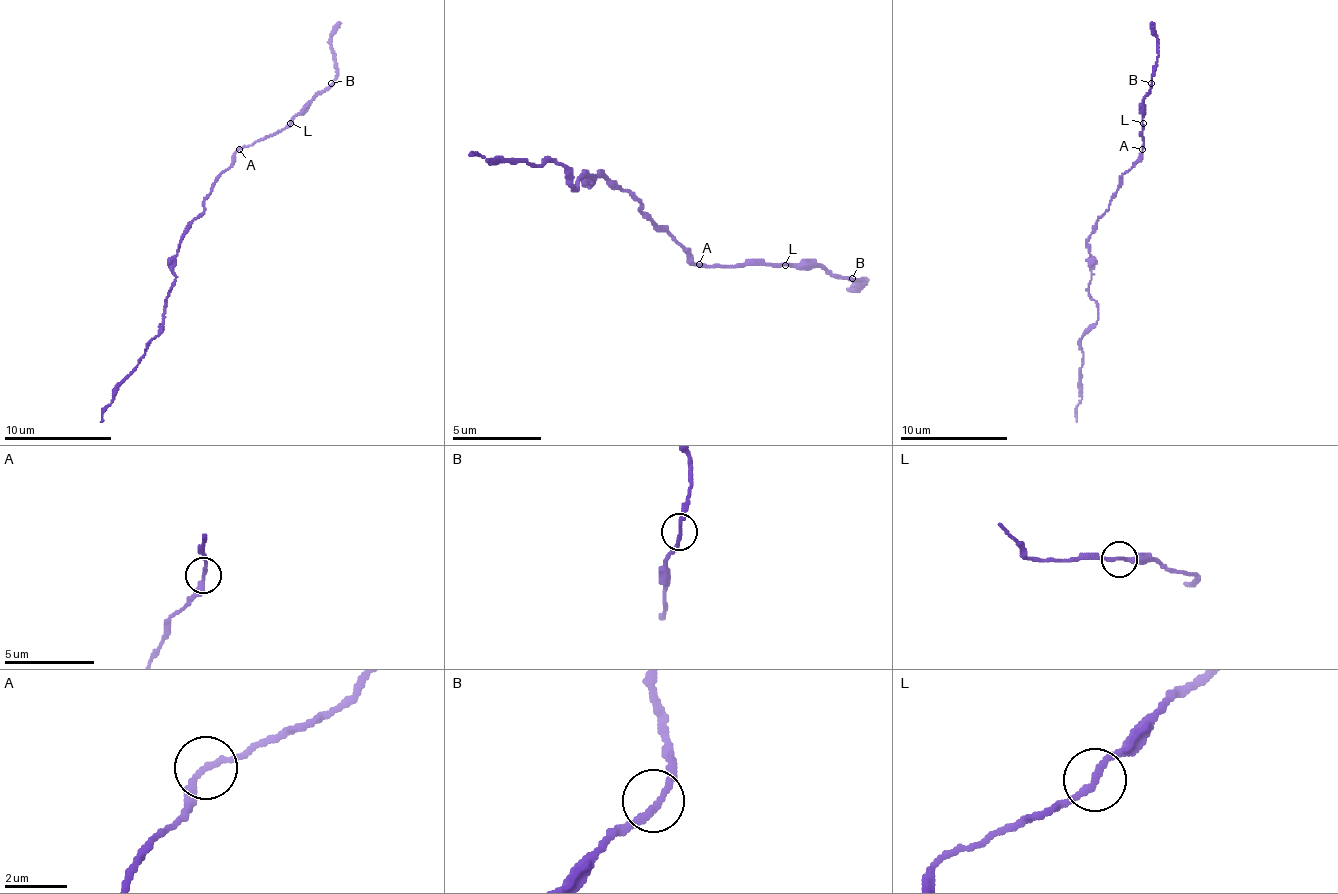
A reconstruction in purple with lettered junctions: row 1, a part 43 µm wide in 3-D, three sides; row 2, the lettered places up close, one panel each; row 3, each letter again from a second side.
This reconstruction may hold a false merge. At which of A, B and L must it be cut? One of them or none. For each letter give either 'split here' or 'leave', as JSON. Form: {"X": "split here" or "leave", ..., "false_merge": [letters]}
{"A": "leave", "B": "leave", "L": "leave", "false_merge": []}

